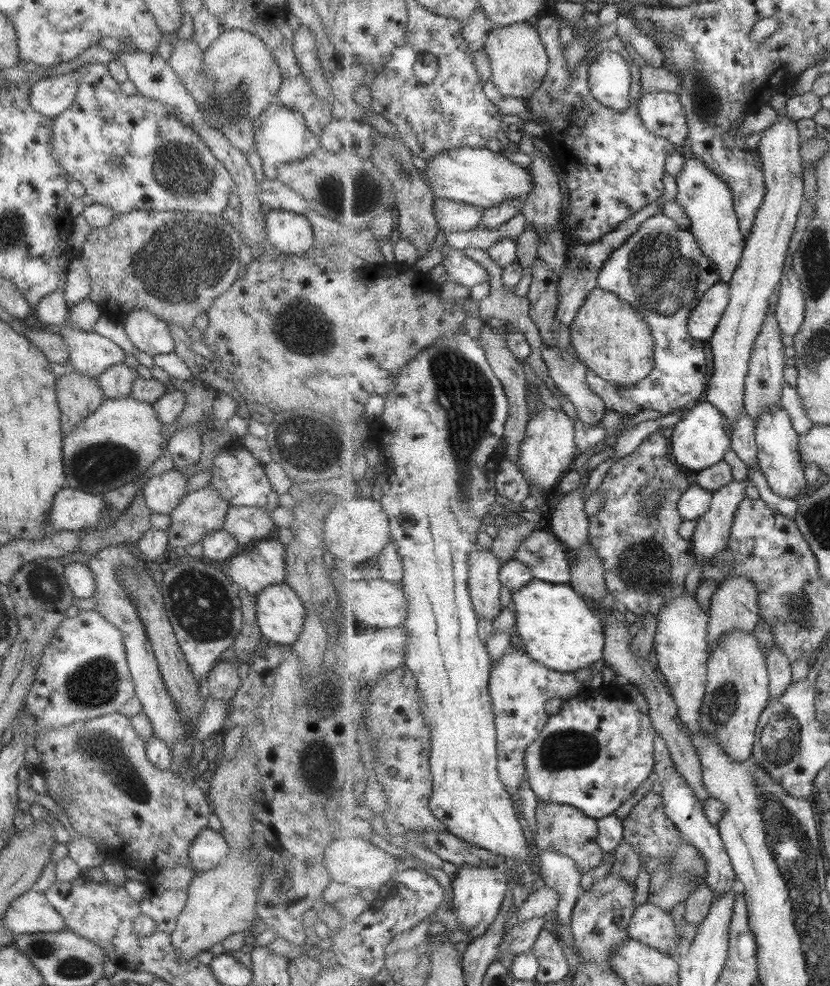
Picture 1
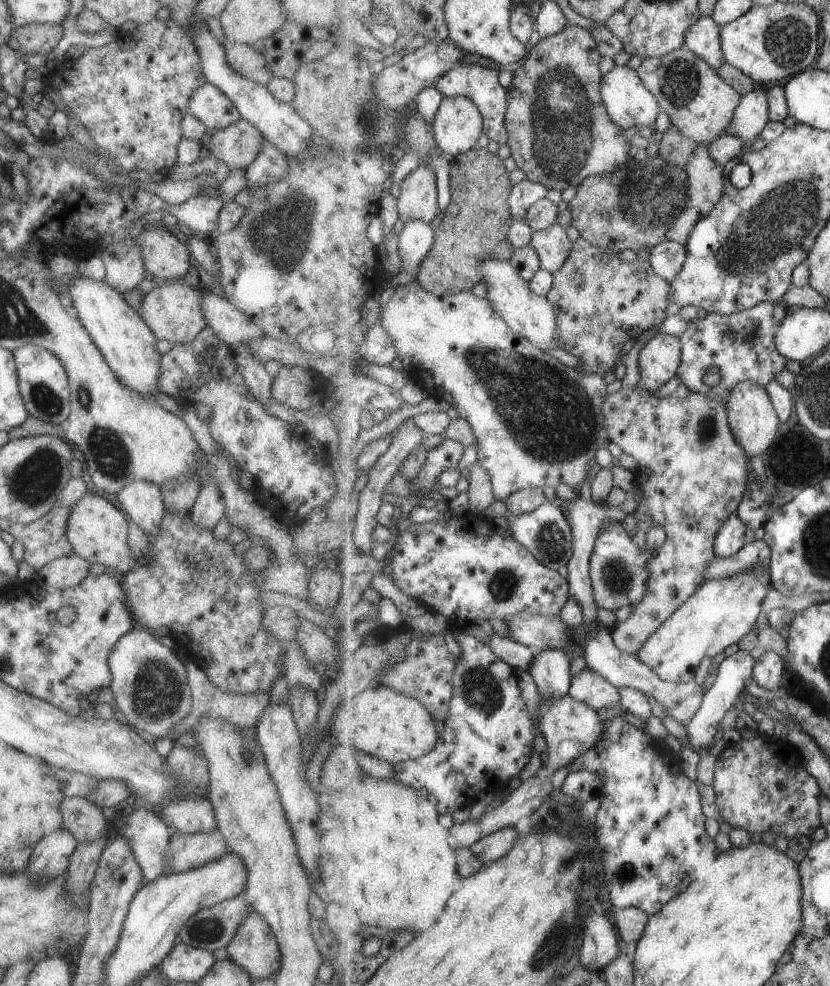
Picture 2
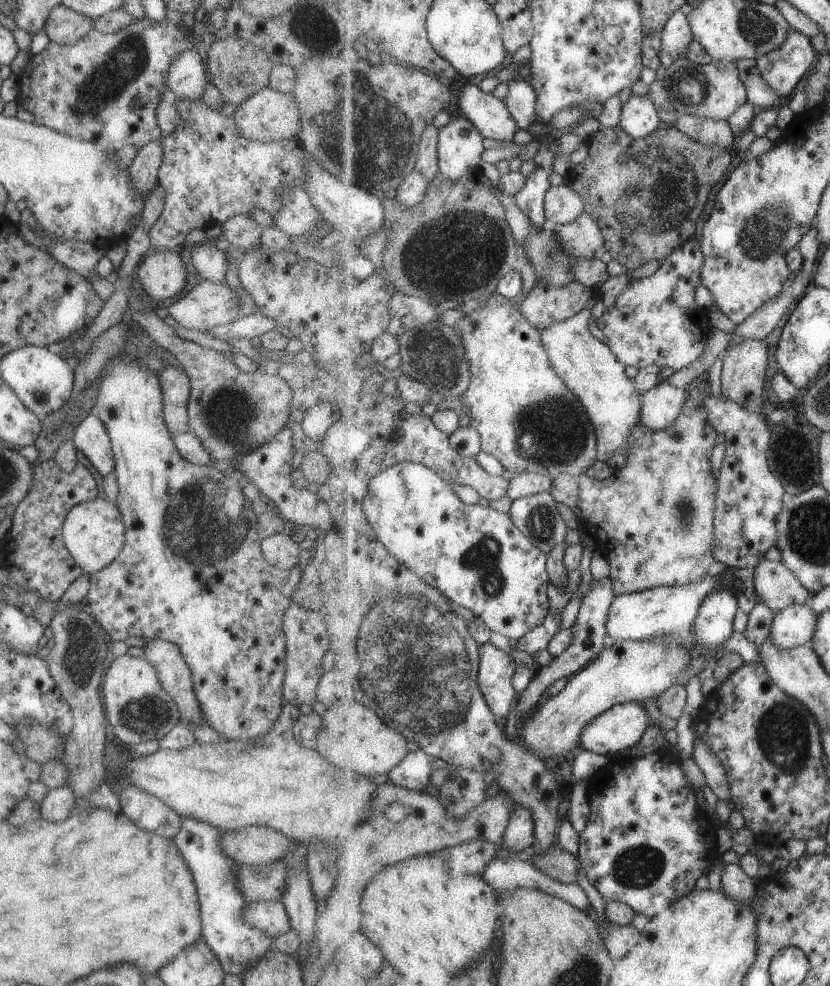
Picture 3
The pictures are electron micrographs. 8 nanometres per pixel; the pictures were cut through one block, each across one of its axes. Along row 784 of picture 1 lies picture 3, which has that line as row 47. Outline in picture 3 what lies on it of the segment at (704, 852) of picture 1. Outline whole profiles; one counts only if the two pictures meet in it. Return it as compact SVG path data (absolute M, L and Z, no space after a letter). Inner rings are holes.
M686 9L675 11L665 23L659 59L668 69L677 59L687 59L690 44L695 40Z

